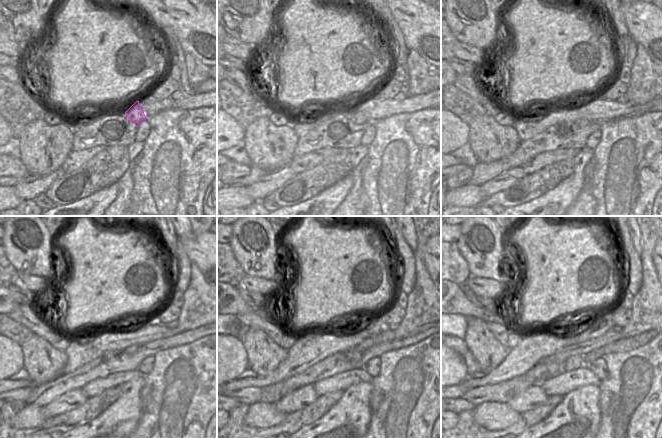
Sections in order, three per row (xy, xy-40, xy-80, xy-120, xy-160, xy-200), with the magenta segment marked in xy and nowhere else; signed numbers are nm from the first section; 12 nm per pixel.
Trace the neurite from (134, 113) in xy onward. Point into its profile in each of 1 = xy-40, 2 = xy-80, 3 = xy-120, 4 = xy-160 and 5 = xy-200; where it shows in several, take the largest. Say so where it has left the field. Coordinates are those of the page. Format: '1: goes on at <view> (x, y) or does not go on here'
1: goes on at xy-40 (357, 117)
2: goes on at xy-80 (581, 122)
3: goes on at xy-120 (131, 349)
4: goes on at xy-160 (353, 356)
5: goes on at xy-200 (573, 363)

